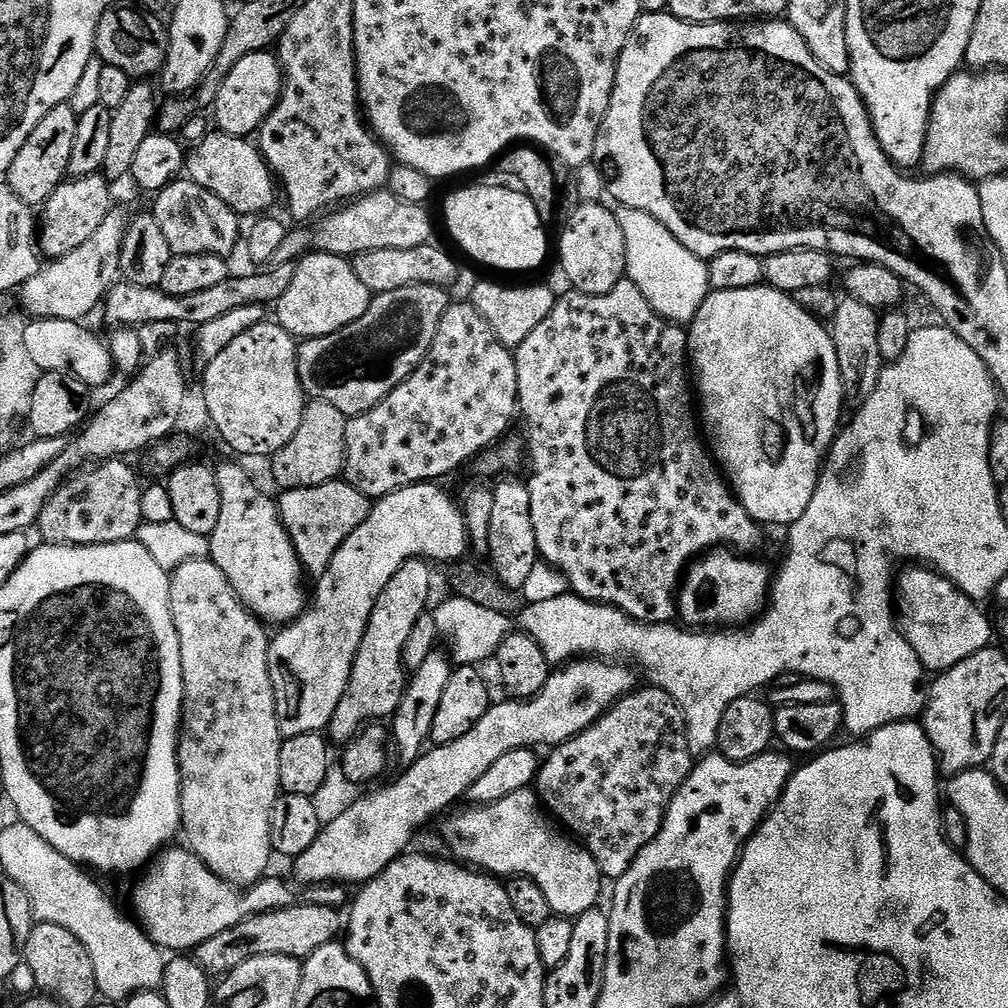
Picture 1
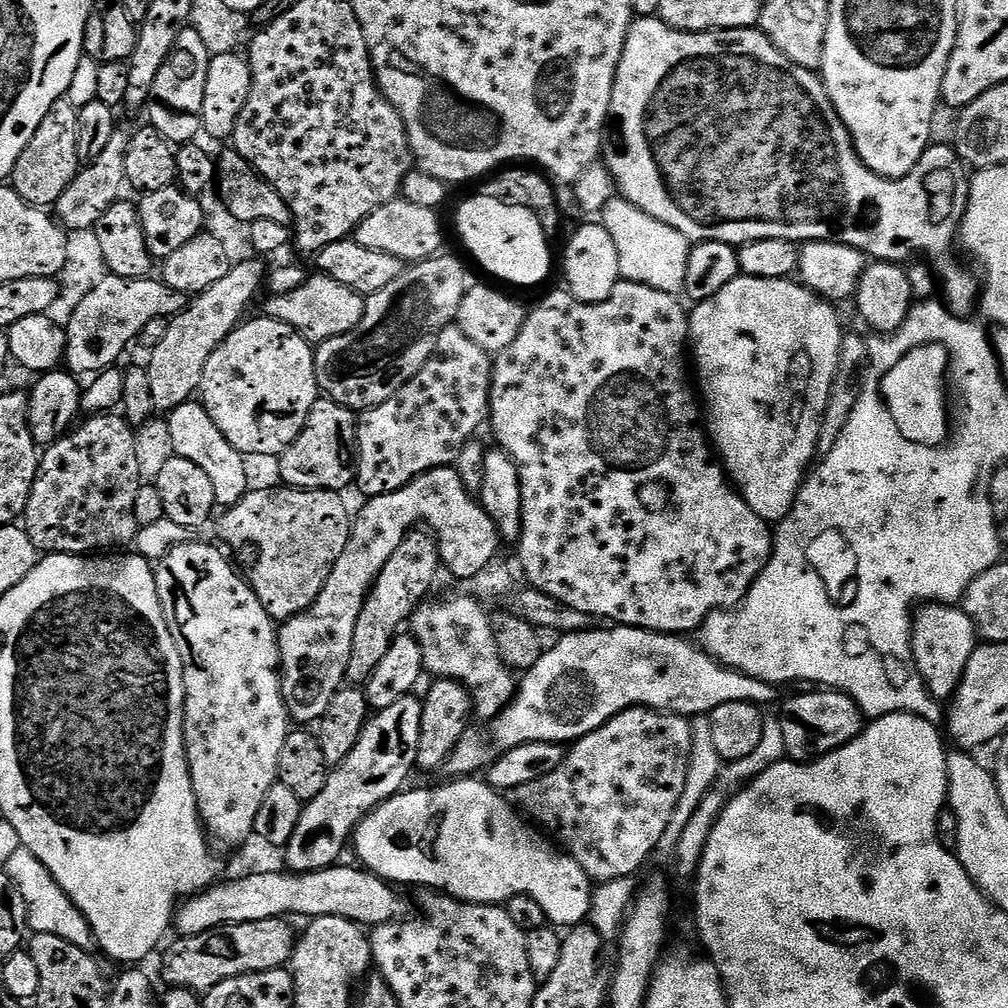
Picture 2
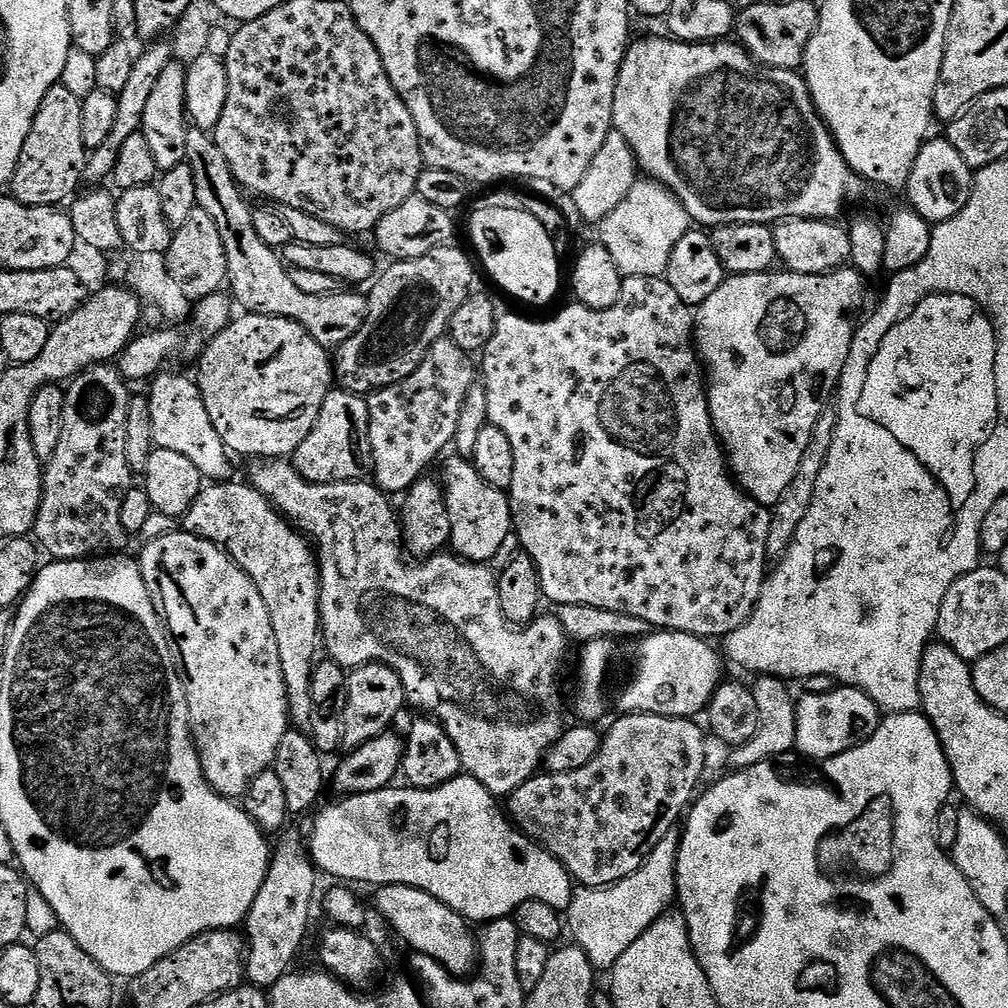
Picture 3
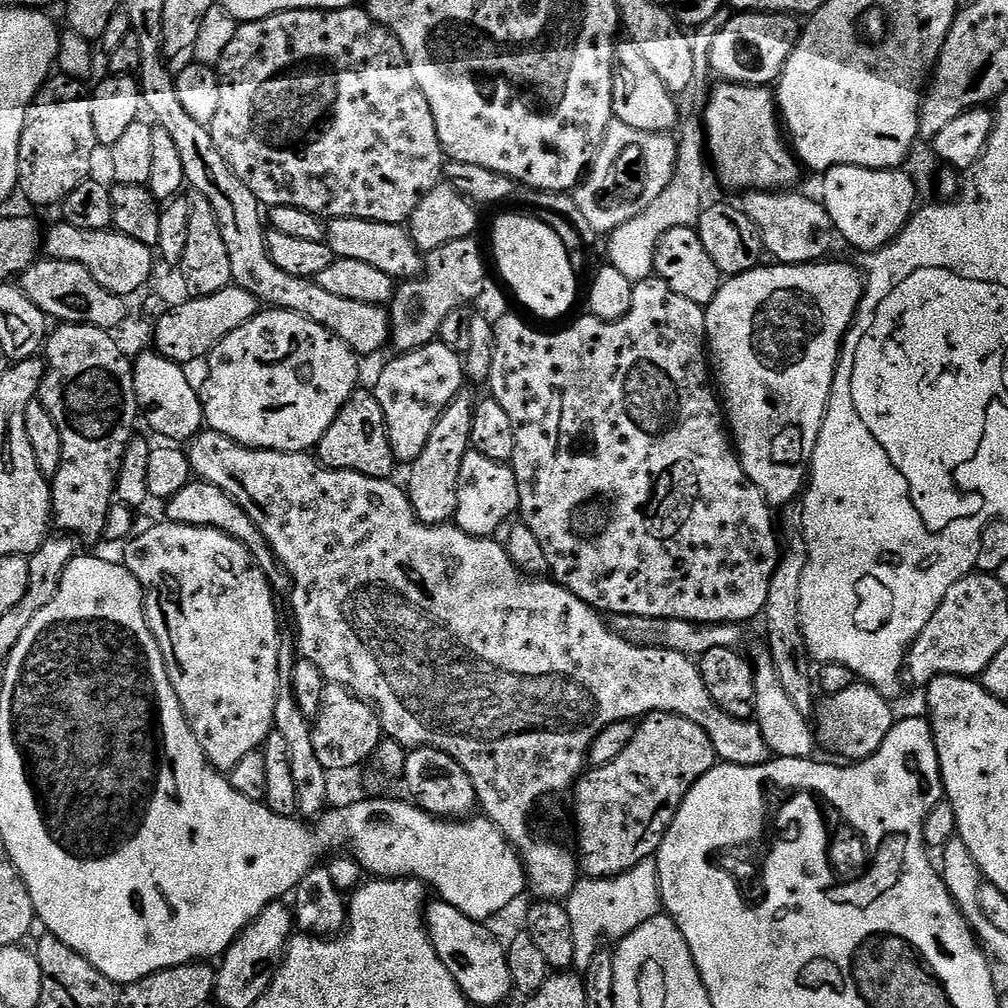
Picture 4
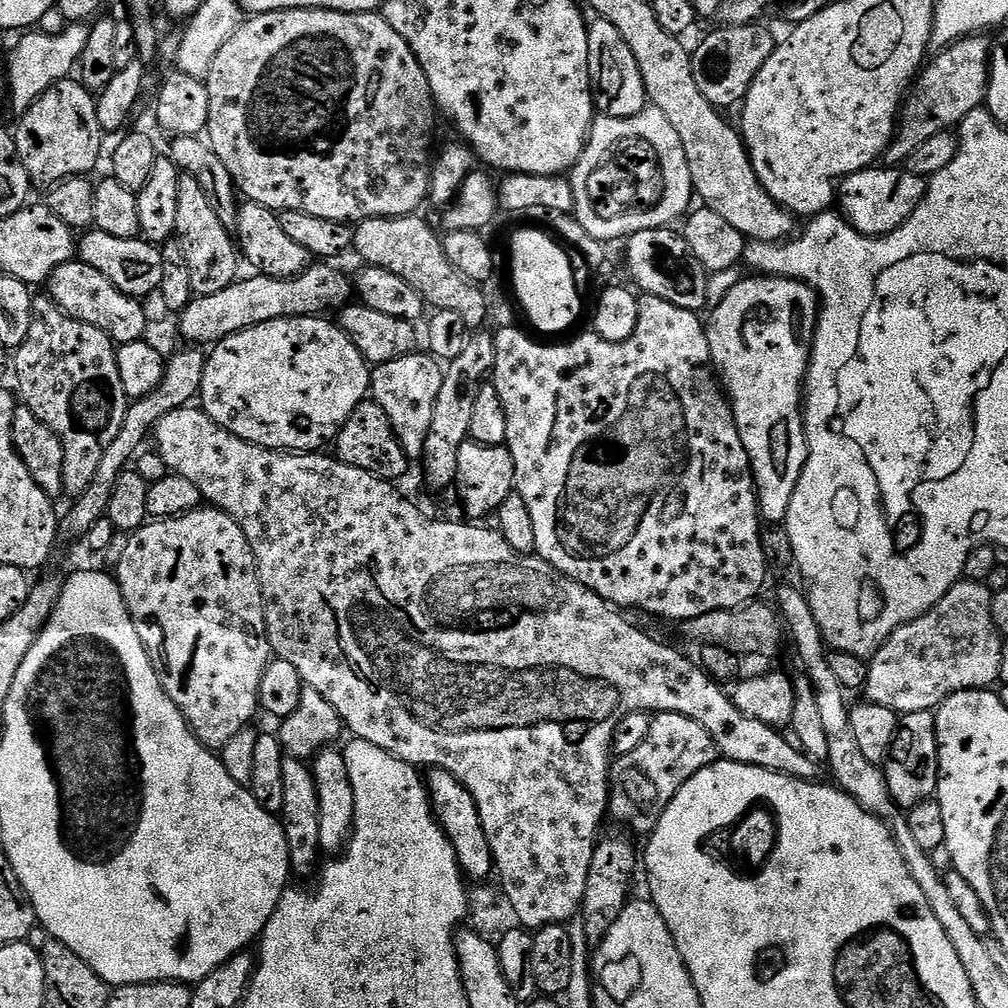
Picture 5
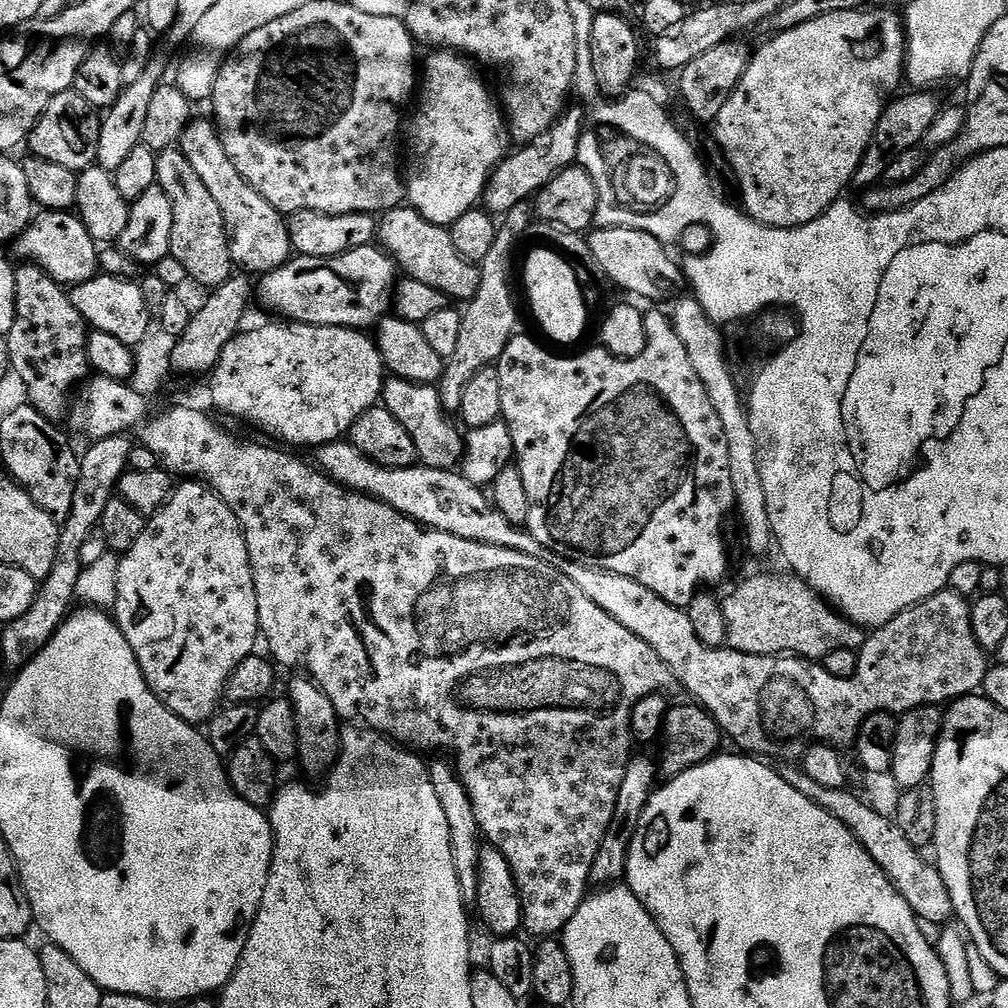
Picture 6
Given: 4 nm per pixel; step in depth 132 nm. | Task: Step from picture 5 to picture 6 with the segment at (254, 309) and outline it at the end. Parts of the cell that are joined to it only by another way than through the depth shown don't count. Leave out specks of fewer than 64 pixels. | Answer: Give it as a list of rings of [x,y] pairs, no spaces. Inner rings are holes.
[[[367,244],[334,258],[293,255],[278,270],[263,273],[259,280],[258,304],[260,300],[262,307],[277,312],[277,317],[285,321],[368,330],[384,319],[393,303],[398,269],[383,248]]]

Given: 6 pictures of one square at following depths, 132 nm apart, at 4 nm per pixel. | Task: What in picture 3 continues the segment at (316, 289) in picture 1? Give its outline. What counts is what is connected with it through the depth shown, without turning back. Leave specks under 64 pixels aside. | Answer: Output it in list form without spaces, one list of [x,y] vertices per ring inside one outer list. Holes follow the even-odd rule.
[[[195,126],[188,129],[187,163],[192,165],[197,180],[199,207],[208,212],[210,218],[214,218],[222,234],[228,262],[228,284],[239,307],[241,304],[243,311],[248,314],[281,316],[298,322],[326,349],[343,349],[348,346],[343,344],[350,343],[368,320],[367,298],[358,296],[354,290],[342,290],[333,296],[315,296],[298,290],[281,253],[266,246],[266,242],[258,238],[252,217],[253,205],[244,201],[245,193],[236,183],[226,158],[222,158],[222,150],[218,150],[215,139],[209,133]]]

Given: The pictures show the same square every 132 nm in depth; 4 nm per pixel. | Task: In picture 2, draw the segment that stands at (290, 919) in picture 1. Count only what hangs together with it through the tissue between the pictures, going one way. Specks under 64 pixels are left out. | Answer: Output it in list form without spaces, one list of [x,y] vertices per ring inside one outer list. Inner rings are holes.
[[[273,918],[226,924],[223,928],[212,928],[202,934],[176,938],[164,956],[165,985],[203,994],[218,986],[218,982],[226,982],[235,976],[285,967],[291,961],[298,939],[288,923],[287,919]]]

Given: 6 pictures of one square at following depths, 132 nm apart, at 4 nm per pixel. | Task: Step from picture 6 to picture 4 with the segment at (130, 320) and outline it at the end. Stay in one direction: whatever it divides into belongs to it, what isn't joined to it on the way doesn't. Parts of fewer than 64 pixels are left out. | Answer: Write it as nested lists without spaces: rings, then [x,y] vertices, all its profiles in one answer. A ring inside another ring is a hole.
[[[37,259],[19,277],[18,286],[38,310],[60,324],[89,324],[104,332],[112,332],[130,313],[129,306],[124,305],[127,304],[125,297],[106,290],[106,286],[102,286],[102,282],[78,262]]]

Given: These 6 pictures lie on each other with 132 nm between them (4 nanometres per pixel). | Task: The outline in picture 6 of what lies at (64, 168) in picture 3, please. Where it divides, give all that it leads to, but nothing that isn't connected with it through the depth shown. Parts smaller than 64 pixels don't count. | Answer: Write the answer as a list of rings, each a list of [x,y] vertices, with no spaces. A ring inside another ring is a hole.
[[[74,90],[63,92],[54,97],[50,106],[46,106],[46,110],[40,115],[40,120],[32,128],[32,135],[26,141],[27,147],[32,147],[32,156],[54,162],[54,166],[62,166],[79,174],[96,164],[101,119],[101,113],[92,108],[90,102],[82,98],[82,94]]]

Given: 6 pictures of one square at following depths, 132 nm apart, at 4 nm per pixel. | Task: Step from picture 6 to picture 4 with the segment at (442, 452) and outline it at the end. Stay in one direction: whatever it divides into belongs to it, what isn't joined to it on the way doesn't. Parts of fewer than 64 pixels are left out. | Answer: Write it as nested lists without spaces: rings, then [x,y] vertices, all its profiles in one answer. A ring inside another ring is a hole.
[[[439,342],[427,344],[413,352],[396,354],[393,357],[393,360],[380,372],[380,377],[376,380],[376,388],[374,387],[374,395],[378,406],[382,406],[392,453],[396,455],[401,465],[411,466],[418,458],[418,454],[422,454],[422,449],[426,447],[426,438],[430,438],[434,430],[434,422],[442,418],[446,406],[450,406],[454,397],[461,395],[463,388],[460,387],[466,384],[464,360],[461,353],[450,350],[450,346]]]

